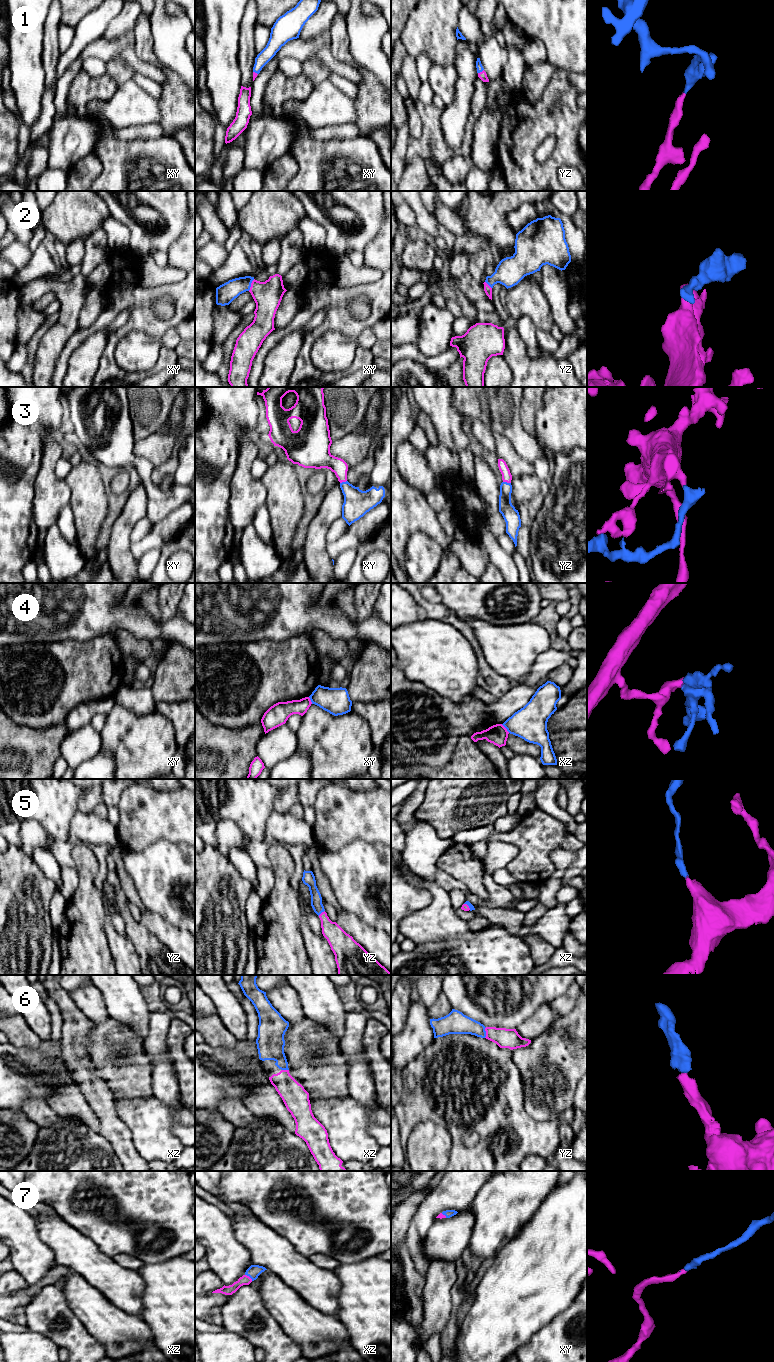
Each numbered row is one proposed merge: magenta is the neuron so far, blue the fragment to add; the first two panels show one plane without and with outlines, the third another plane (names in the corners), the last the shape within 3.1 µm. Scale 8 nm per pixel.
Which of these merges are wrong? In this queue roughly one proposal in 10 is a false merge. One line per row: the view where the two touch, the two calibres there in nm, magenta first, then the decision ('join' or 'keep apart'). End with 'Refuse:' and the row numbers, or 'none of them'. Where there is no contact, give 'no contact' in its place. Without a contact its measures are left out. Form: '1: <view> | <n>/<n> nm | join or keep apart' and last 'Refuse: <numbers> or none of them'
1: yz | 70/50 nm | join
2: xy | 220/160 nm | join
3: yz | 80/120 nm | join
4: xz | 160/280 nm | keep apart
5: yz | 160/100 nm | join
6: yz | 160/180 nm | join
7: xz | 80/100 nm | join
Refuse: 4

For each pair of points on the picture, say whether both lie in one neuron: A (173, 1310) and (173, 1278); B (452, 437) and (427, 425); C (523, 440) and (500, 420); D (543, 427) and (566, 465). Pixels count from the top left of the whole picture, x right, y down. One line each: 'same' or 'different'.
A: same
B: different
C: same
D: different

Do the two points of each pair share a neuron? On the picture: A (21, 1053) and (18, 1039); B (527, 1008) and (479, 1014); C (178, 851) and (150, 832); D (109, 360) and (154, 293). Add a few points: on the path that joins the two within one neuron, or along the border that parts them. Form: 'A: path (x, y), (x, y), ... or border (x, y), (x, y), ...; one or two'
A: border (41, 1040), (36, 1047), (15, 1047), (10, 1042); two
B: path (515, 1019), (491, 1020); one
C: border (184, 841), (158, 840), (140, 851); two
D: path (111, 343), (141, 313), (141, 310); one

